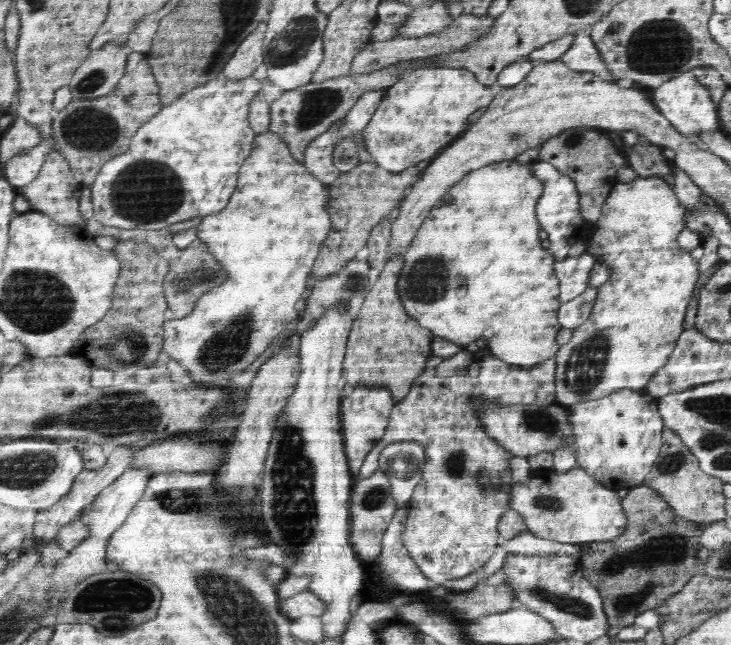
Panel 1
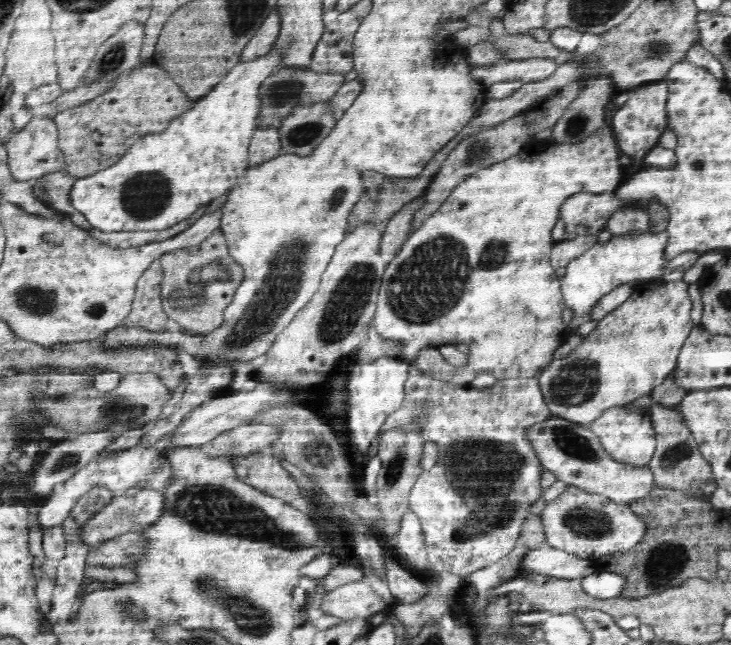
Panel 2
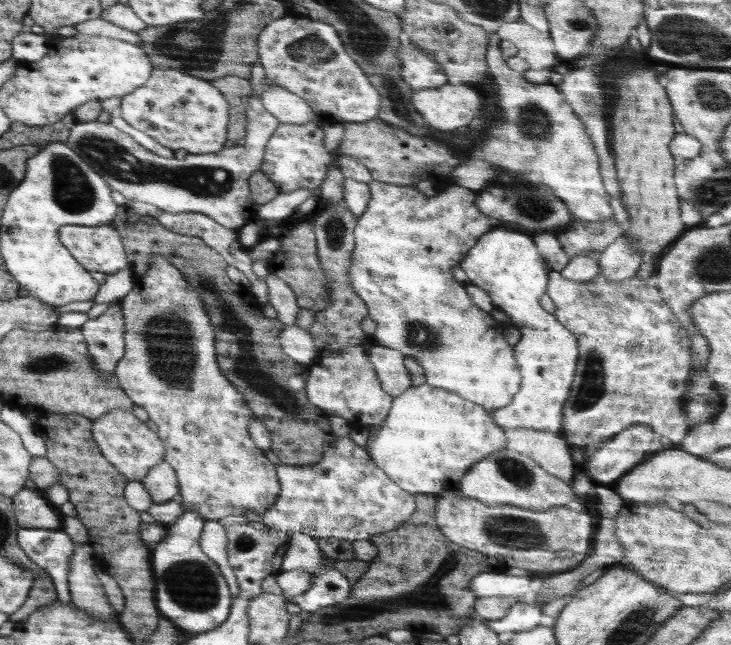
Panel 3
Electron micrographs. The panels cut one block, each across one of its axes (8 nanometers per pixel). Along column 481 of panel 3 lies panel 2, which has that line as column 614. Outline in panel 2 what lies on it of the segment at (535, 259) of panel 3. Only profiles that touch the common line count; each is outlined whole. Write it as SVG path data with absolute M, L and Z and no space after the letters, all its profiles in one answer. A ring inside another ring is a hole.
M668 231L658 233L630 232L624 236L612 236L606 243L596 242L577 259L566 265L566 273L561 281L561 294L565 306L575 313L567 329L578 330L581 324L591 320L590 310L598 304L602 296L614 288L632 282L661 280L667 274L668 261L664 259L664 248L668 244Z

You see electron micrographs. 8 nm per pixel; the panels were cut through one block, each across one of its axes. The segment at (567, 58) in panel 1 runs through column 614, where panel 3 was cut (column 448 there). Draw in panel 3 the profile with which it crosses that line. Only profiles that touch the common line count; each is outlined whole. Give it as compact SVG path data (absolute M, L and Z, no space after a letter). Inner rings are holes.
M411 42L401 44L397 48L397 55L400 59L400 75L412 90L438 88L451 81L427 52Z

